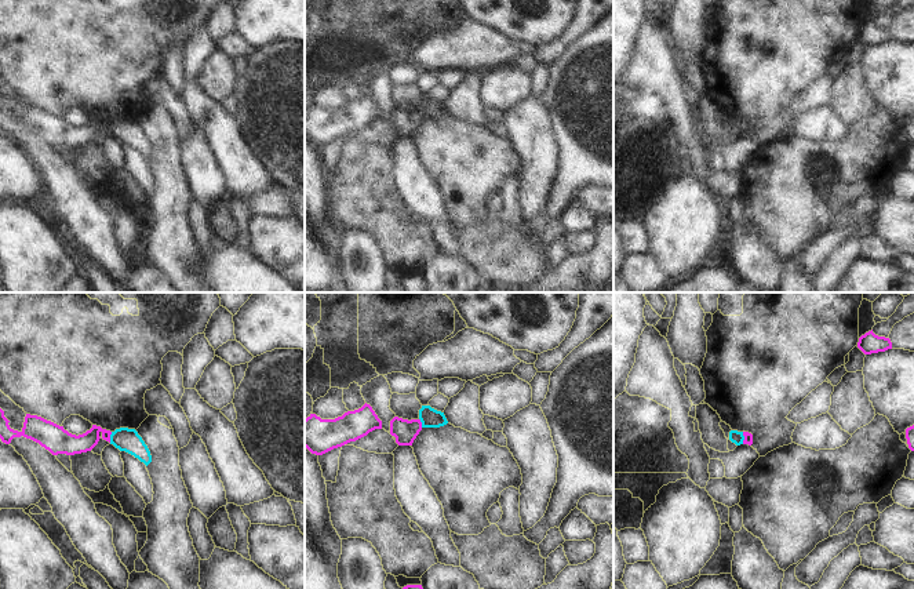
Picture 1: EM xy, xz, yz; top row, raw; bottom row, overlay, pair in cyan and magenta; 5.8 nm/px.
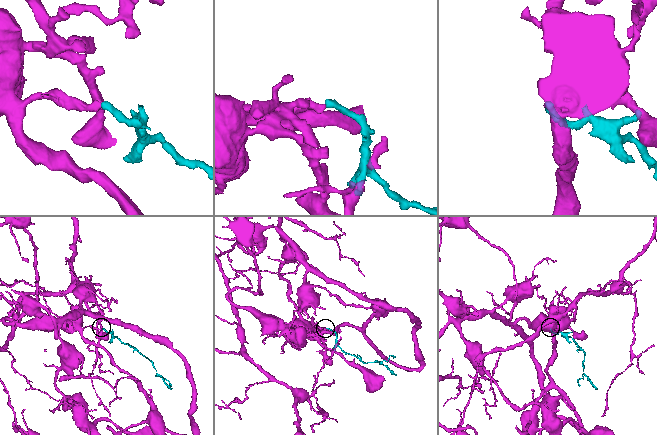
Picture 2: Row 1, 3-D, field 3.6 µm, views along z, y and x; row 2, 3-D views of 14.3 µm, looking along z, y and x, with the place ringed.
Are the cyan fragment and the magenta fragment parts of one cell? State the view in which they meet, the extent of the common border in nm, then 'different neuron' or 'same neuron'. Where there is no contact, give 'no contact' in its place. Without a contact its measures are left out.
xy | 70 nm | different neuron

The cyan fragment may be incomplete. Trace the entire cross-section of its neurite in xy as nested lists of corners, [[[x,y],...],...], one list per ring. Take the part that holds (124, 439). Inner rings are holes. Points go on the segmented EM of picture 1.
[[[128,428],[116,429],[110,435],[110,444],[113,444],[120,451],[125,451],[134,455],[146,466],[152,462],[149,448],[135,429]]]

